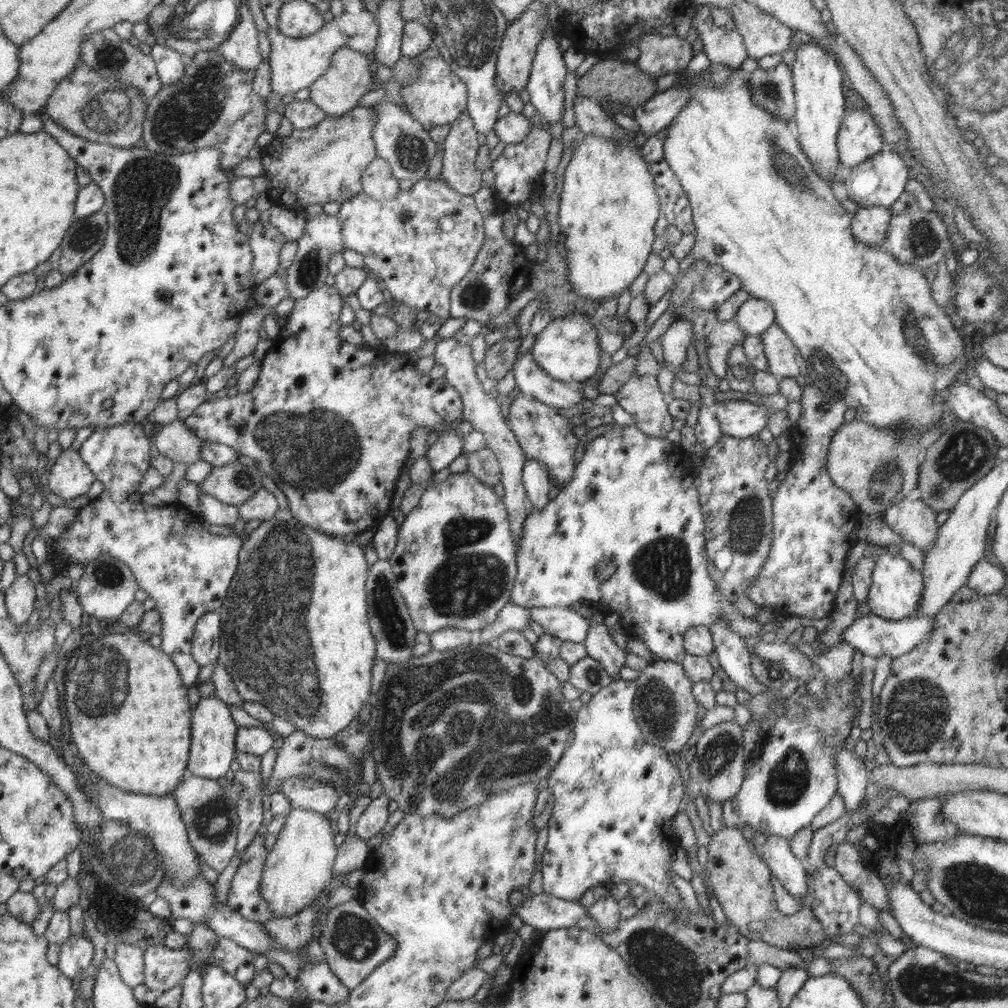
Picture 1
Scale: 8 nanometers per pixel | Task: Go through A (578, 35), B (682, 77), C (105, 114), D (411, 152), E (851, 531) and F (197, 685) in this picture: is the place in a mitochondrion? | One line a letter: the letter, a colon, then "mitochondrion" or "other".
A: other
B: other
C: mitochondrion
D: mitochondrion
E: other
F: other

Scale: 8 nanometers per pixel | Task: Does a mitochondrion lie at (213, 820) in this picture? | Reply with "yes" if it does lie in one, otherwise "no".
yes

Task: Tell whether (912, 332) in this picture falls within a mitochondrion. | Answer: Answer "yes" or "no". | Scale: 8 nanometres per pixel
yes

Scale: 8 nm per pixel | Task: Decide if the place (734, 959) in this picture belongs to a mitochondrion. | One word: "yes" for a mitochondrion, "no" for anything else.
no

